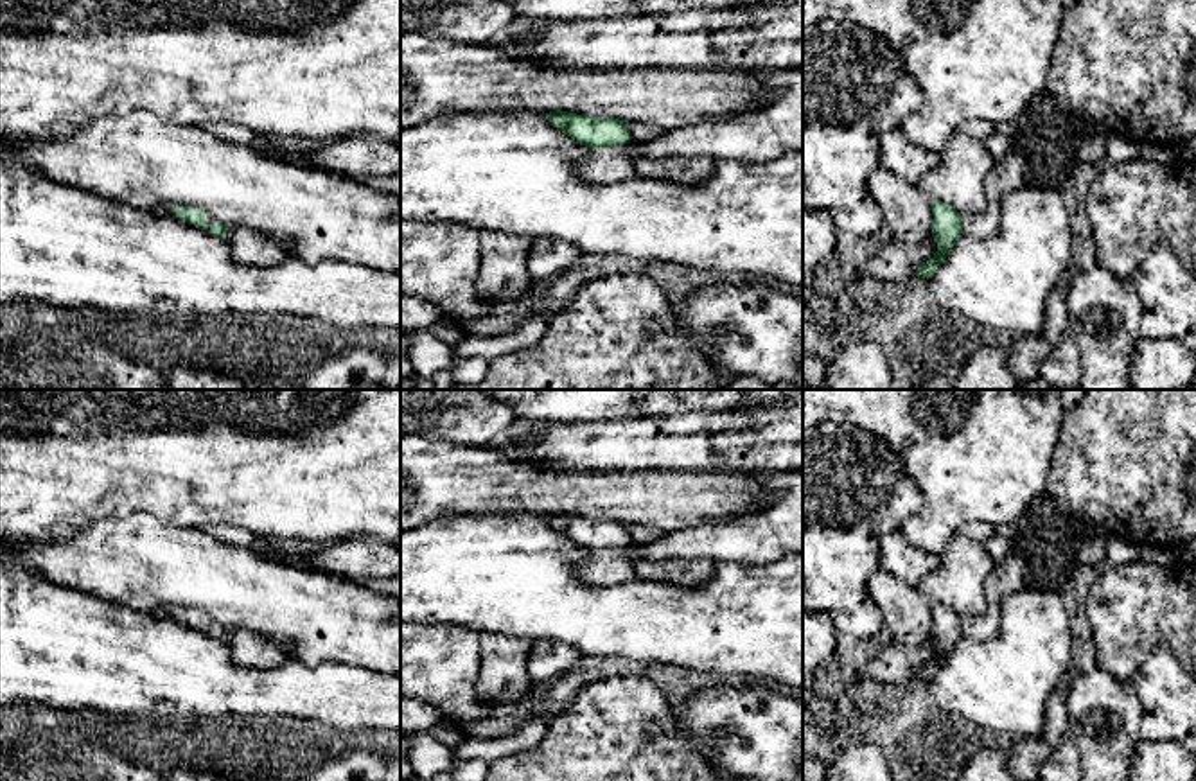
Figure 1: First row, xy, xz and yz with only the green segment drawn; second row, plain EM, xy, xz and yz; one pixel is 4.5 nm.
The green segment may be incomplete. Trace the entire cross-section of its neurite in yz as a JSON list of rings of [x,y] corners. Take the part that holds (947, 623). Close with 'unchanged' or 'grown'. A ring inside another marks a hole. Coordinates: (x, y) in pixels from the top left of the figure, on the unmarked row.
[[[1011,553],[1007,558],[997,562],[984,582],[986,610],[979,616],[961,618],[954,609],[934,601],[932,639],[937,643],[937,654],[918,670],[916,679],[932,680],[963,636],[979,641],[995,636],[1000,621],[1002,600],[1025,587],[1025,573],[1027,560],[1018,553]]] | grown

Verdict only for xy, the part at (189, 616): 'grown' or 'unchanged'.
grown

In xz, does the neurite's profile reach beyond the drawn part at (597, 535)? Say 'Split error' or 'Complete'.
Split error

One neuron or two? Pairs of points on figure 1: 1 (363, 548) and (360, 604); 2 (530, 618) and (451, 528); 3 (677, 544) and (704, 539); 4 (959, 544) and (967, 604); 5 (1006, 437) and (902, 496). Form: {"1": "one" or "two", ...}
{"1": "two", "2": "one", "3": "one", "4": "one", "5": "two"}

